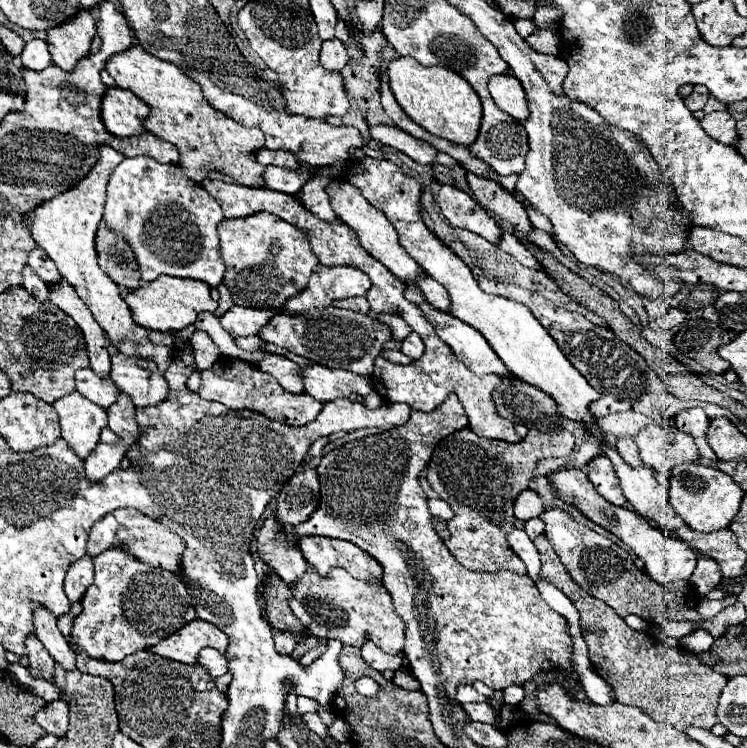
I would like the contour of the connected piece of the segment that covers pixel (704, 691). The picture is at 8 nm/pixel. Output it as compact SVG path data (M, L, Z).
M544 535L536 537L534 545L542 557L540 577L556 585L564 595L568 595L568 599L580 611L580 627L582 637L590 649L590 663L596 669L596 673L612 685L614 699L622 705L638 707L652 719L670 723L680 731L684 731L690 725L712 729L718 723L718 695L728 679L712 671L708 665L700 663L700 659L692 651L672 649L664 643L658 643L648 633L630 629L626 621L612 611L612 607L594 599L574 583L574 579L568 575L566 567L562 565L562 561L558 559L556 551Z

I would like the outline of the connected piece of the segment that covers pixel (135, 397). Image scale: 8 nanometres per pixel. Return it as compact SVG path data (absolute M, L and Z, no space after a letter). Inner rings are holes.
M122 353L112 355L112 381L126 393L134 405L158 405L168 399L168 383L164 375L148 369L148 363L140 357L130 357Z

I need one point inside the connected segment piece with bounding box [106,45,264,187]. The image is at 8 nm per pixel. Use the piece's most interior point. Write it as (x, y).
(212, 146)

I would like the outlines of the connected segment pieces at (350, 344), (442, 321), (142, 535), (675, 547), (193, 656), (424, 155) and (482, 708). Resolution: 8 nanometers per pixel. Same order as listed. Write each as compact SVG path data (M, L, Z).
M326 307L326 309L310 309L298 317L278 313L260 329L258 335L270 345L302 355L318 365L342 367L356 375L368 377L372 375L376 355L380 355L382 351L382 343L390 341L390 327L380 321L372 321L364 313L340 307Z
M408 285L408 289L406 289L406 297L422 307L426 319L436 327L436 331L438 331L438 335L442 337L442 341L450 345L450 349L458 355L458 359L460 359L460 361L462 361L472 373L476 373L476 375L498 375L498 377L510 377L510 379L516 379L516 377L512 375L512 371L508 371L508 367L504 367L502 359L492 351L492 347L488 345L488 341L486 341L486 339L484 339L474 327L470 327L468 323L456 319L454 315L448 315L448 313L442 313L442 311L432 309L432 305L424 301L424 297L420 295L420 291L414 289L414 285Z
M116 509L112 513L108 513L104 519L100 519L98 523L94 523L94 527L90 529L86 553L90 557L96 557L102 551L106 551L108 547L122 547L134 559L138 559L138 561L142 561L150 567L162 567L162 569L168 569L168 571L178 571L180 569L178 567L180 555L184 551L184 541L178 535L174 535L172 531L168 531L166 527L162 527L160 523L154 523L152 519L148 519L146 515L142 515L136 509Z
M570 469L570 471L558 471L552 475L554 487L558 489L560 497L566 503L574 503L584 515L588 515L594 523L598 523L600 527L604 527L606 531L614 533L618 539L622 539L646 565L646 573L656 579L662 585L668 585L676 579L690 579L694 567L696 567L696 553L680 539L668 537L662 529L652 527L648 523L646 517L636 515L636 511L630 511L626 507L616 507L612 503L608 503L606 499L602 499L596 489L592 487L592 483L588 481L584 471L578 469Z
M196 619L196 623L188 623L188 627L182 627L180 631L176 631L176 635L170 635L162 643L150 647L148 651L162 655L166 659L174 659L174 661L192 665L192 663L196 663L198 653L204 647L214 647L222 655L226 655L228 637L216 625L212 625L204 619Z
M388 125L370 127L370 137L382 145L390 145L390 147L406 153L410 159L414 159L416 163L422 163L422 165L436 163L436 157L440 153L440 151L434 151L434 147L430 143L416 139L398 127L388 127Z
M464 703L462 709L472 721L494 723L494 711L492 711L492 707L488 703Z

